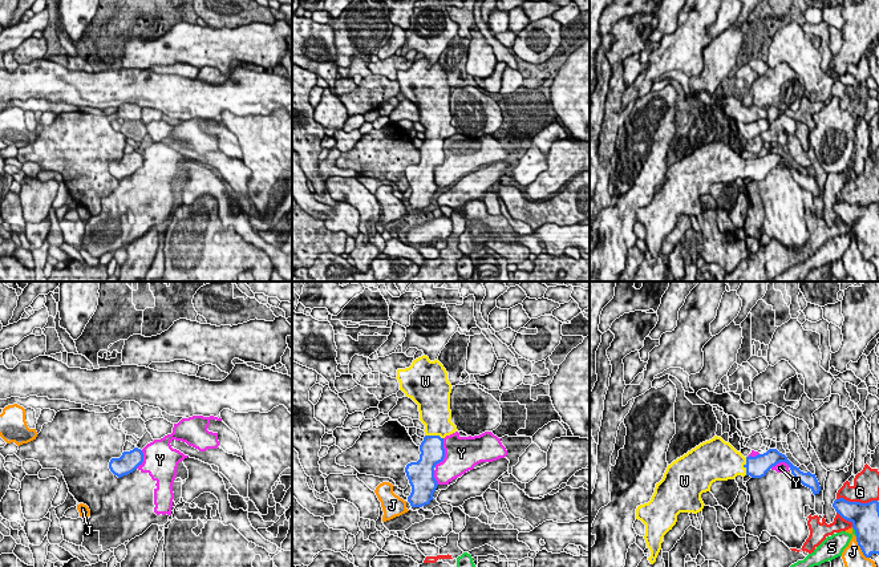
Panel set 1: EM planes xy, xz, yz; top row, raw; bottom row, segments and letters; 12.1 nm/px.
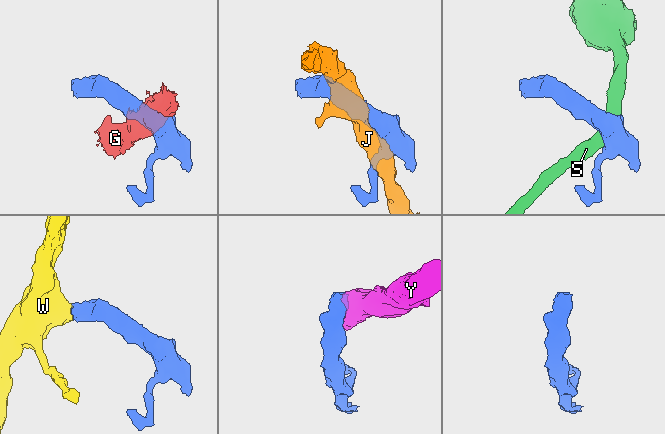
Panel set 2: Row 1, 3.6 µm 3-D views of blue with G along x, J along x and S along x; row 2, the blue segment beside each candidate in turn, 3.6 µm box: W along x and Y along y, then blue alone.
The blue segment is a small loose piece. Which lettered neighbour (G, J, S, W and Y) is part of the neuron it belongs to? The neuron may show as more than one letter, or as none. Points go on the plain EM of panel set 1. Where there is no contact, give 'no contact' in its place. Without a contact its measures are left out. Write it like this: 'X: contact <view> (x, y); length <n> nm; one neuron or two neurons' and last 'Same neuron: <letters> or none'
G: contact yz (857, 205); length 500 nm; two neurons
J: contact yz (861, 251); length 320 nm; two neurons
S: contact yz (855, 234); length 120 nm; two neurons
W: contact yz (745, 169); length 220 nm; one neuron
Y: contact xz (444, 156); length 380 nm; two neurons
Same neuron: W

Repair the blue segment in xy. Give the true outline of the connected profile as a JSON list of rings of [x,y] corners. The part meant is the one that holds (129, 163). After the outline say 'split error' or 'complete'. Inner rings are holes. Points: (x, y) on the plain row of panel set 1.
[[[134,150],[130,154],[123,154],[120,161],[112,161],[109,165],[110,174],[118,181],[133,175],[143,165],[143,155]]]; complete

